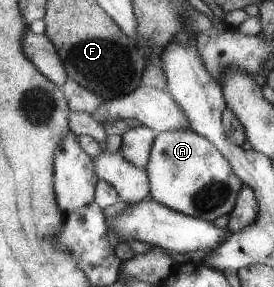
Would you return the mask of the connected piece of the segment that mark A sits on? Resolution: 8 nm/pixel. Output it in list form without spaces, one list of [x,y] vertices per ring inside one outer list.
[[[171,130],[159,133],[151,150],[151,162],[146,168],[151,178],[150,195],[156,202],[172,210],[209,221],[233,214],[239,202],[239,194],[245,188],[243,180],[234,172],[234,167],[223,152],[211,140],[194,130]]]

